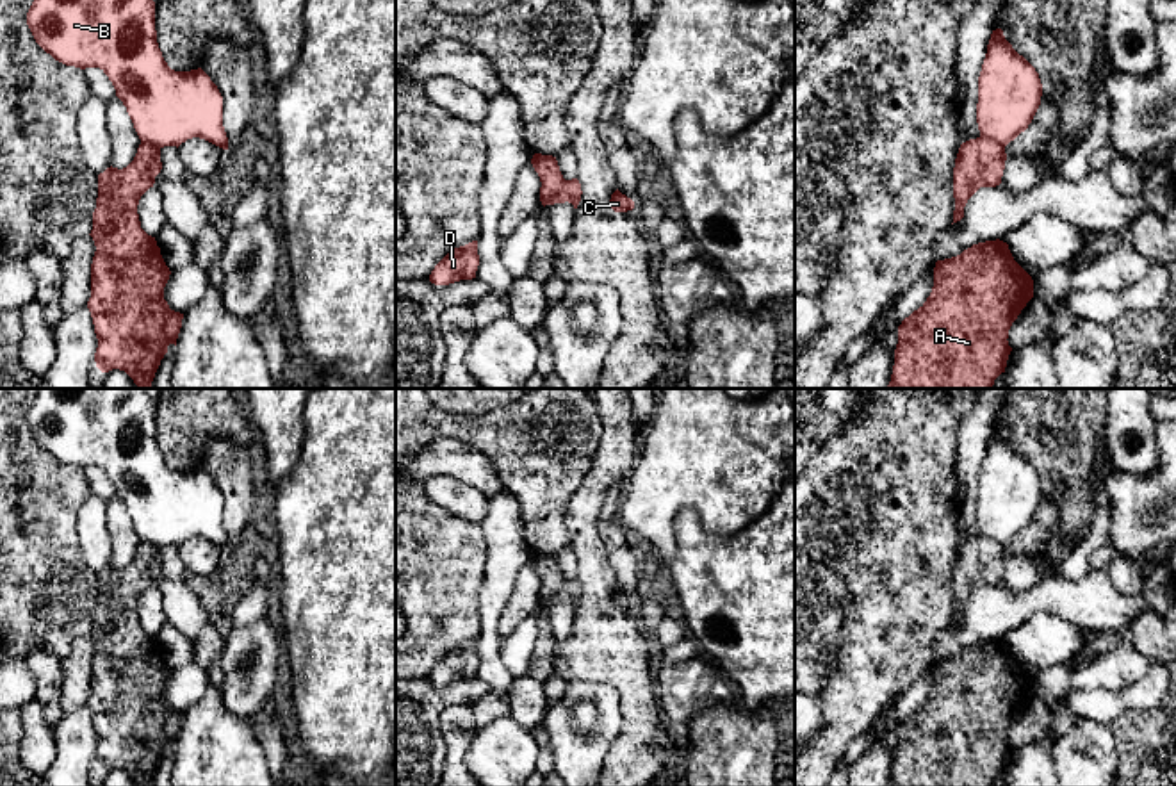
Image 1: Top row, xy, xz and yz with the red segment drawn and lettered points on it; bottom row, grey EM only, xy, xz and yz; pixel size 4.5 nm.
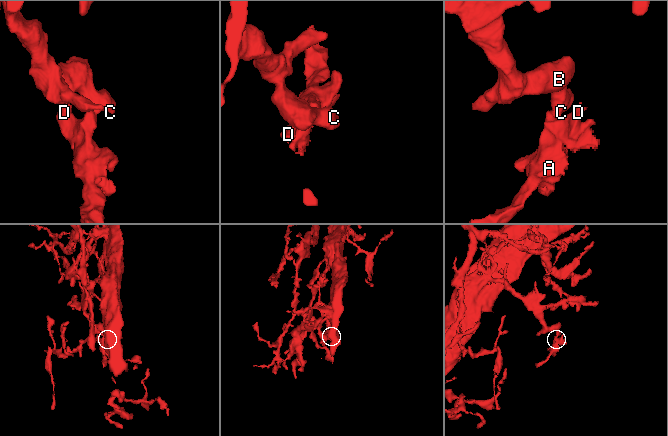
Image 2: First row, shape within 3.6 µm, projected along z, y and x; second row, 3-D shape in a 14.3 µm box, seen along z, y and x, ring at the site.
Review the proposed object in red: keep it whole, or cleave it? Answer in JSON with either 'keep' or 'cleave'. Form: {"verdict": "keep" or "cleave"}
{"verdict": "cleave"}

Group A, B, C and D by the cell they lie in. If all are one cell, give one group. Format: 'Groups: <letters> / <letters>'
Groups: A D / B C

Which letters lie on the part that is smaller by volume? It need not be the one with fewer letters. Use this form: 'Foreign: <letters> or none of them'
Foreign: A, D

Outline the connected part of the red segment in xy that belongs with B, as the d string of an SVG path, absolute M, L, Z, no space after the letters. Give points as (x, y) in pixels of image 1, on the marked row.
M34 0L27 25L55 61L80 70L100 68L109 77L141 143L178 148L200 137L228 150L223 96L201 68L175 71L167 66L157 43L153 0Z

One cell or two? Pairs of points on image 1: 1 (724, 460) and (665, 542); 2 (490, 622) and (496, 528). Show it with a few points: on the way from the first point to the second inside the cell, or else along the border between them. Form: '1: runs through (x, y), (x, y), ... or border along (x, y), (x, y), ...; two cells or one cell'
1: runs through (702, 474), (665, 512), (665, 521); one cell
2: runs through (492, 599), (499, 581), (499, 551); one cell

